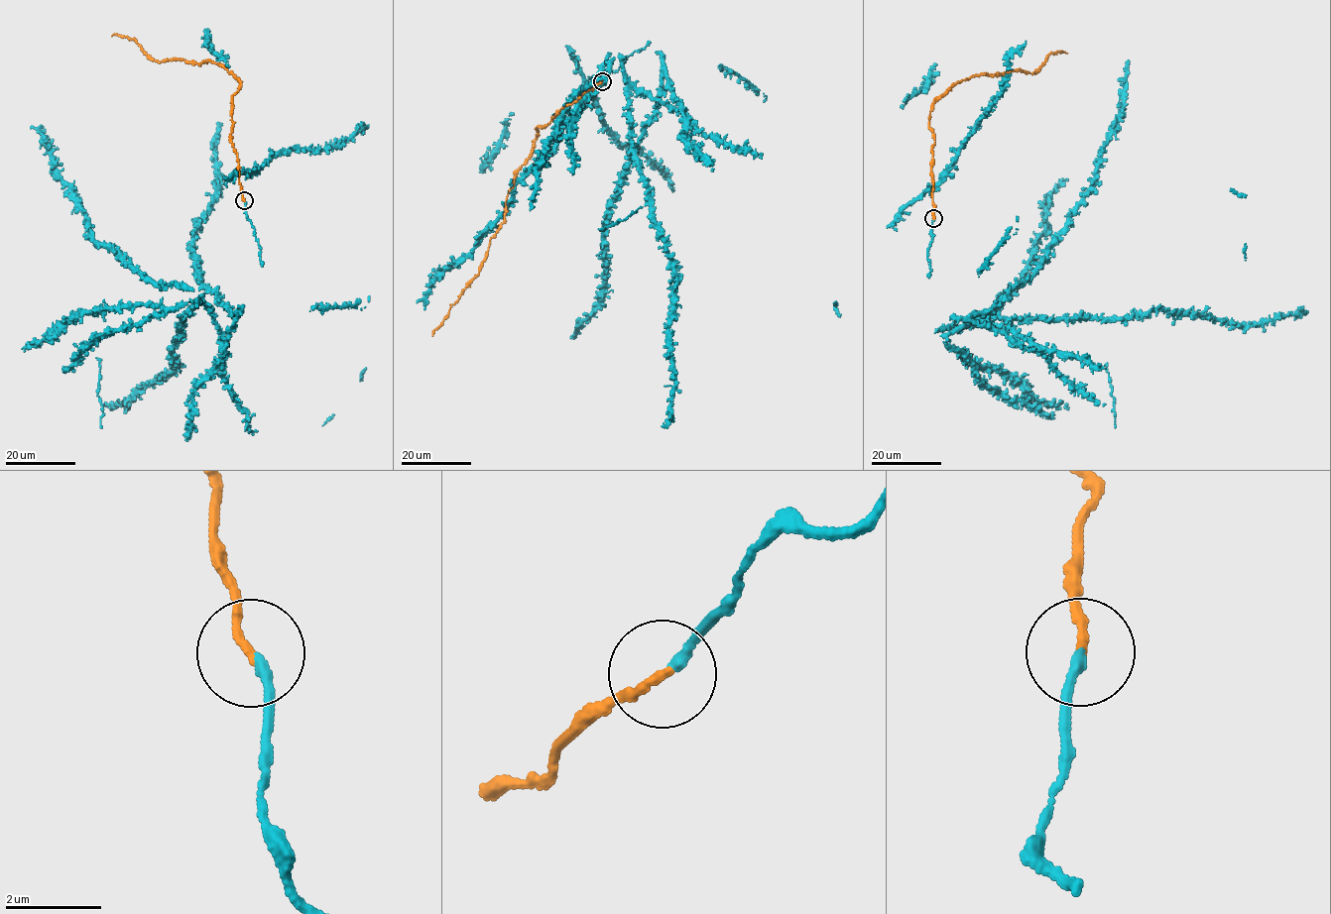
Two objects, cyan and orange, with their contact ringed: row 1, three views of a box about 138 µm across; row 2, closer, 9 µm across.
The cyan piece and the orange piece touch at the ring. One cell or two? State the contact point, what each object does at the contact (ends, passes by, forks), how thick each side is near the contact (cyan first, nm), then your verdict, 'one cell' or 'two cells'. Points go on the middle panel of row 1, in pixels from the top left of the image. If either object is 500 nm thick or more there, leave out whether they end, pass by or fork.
place (602, 81); cyan ends; orange ends; calibres 200 and 170 nm; one cell

